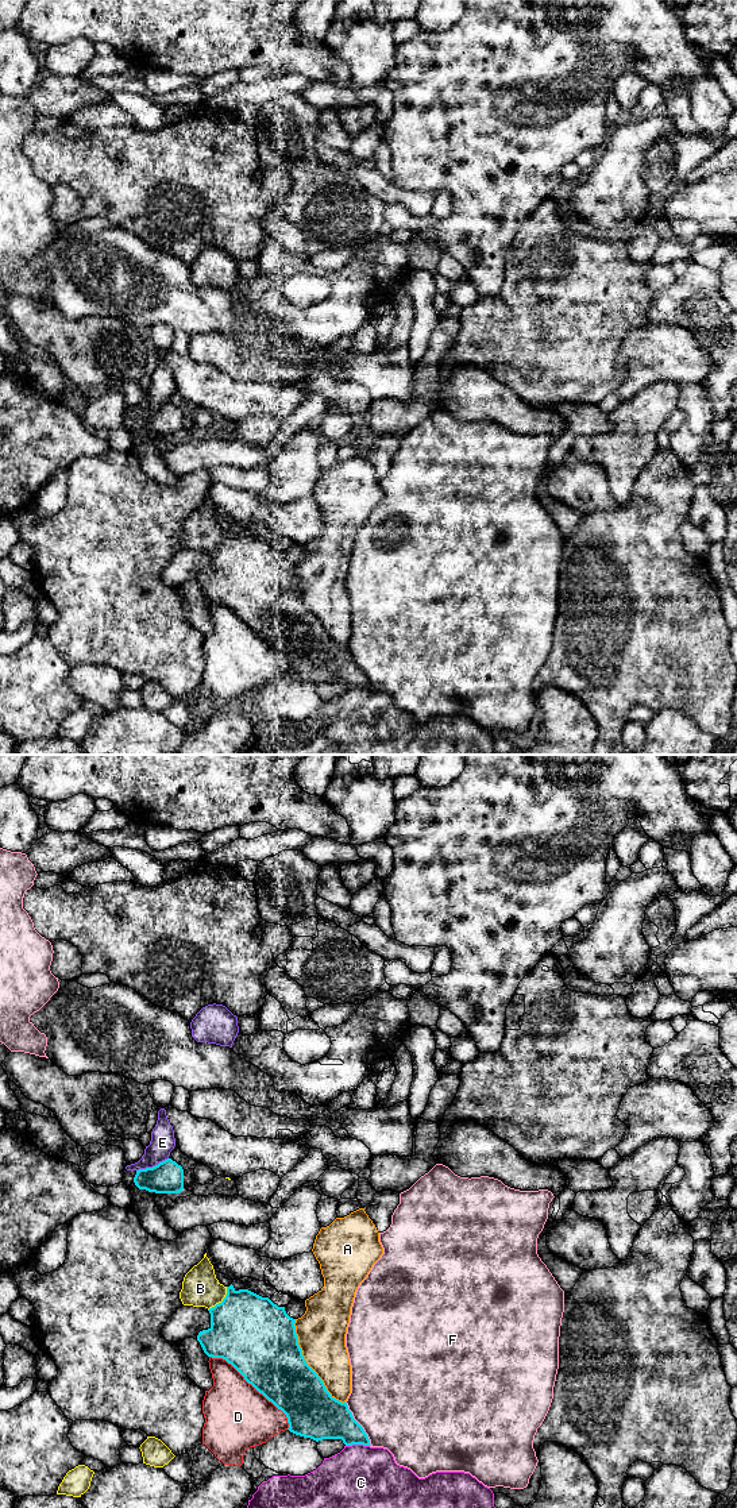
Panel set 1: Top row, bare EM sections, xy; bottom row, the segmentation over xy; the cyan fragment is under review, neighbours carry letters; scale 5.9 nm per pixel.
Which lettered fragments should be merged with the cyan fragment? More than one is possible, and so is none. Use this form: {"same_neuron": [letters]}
{"same_neuron": []}

